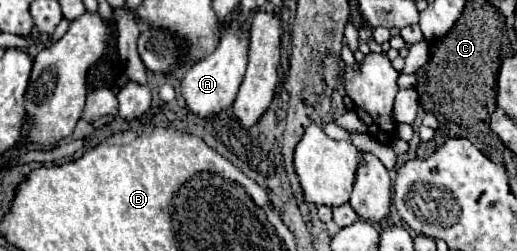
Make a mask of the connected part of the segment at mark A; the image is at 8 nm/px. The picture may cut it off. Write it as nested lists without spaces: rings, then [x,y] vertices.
[[[232,23],[228,33],[222,37],[220,45],[216,47],[216,51],[186,71],[180,89],[182,89],[182,97],[186,99],[186,107],[196,117],[208,119],[212,115],[218,115],[220,111],[226,111],[234,103],[238,95],[238,87],[242,83],[242,75],[246,73],[246,47],[248,47],[248,37],[244,37],[238,23]]]

